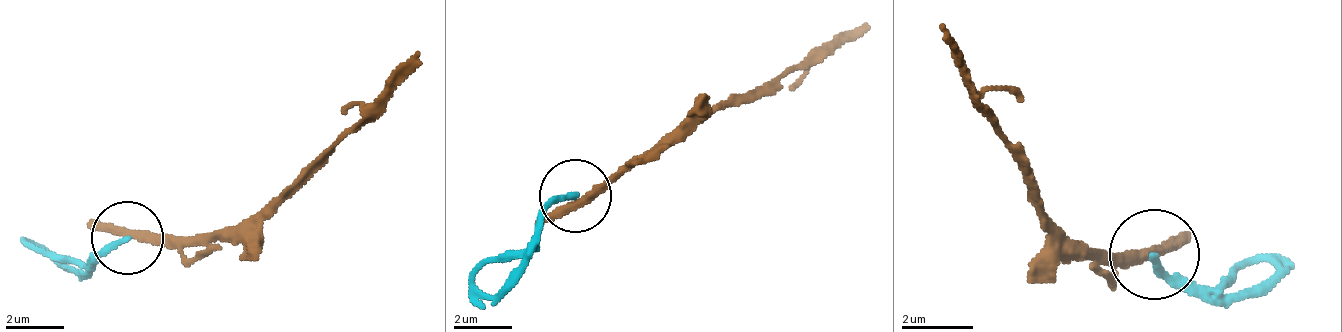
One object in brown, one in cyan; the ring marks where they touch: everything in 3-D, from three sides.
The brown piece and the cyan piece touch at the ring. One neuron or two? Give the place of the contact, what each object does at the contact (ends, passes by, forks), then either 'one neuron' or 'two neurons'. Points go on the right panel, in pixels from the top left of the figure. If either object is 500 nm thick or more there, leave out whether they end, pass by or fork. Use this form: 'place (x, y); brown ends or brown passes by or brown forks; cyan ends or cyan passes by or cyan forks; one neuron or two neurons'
place (1154, 254); brown passes by; cyan ends; two neurons

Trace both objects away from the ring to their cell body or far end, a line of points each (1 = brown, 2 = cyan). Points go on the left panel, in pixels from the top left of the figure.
1: (129, 236), (238, 236), (318, 163), (420, 54)
2: (129, 236), (92, 265), (78, 257), (42, 257), (20, 236)

